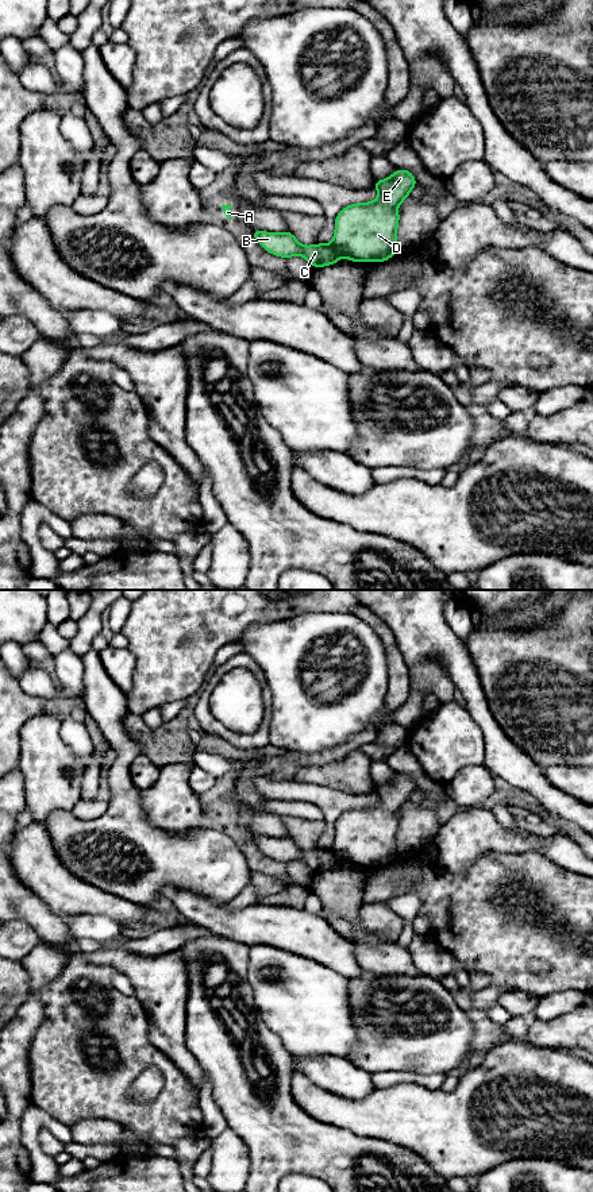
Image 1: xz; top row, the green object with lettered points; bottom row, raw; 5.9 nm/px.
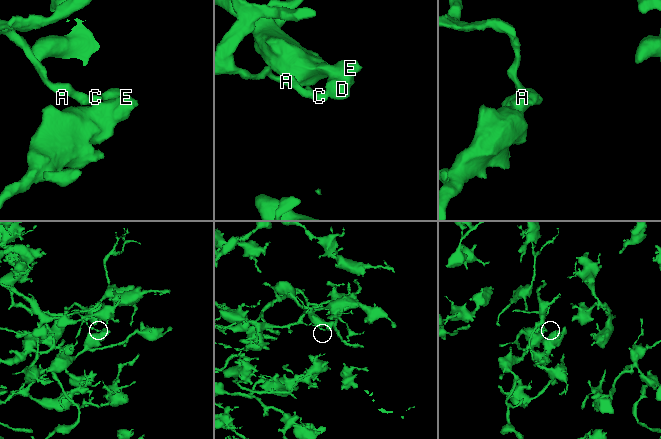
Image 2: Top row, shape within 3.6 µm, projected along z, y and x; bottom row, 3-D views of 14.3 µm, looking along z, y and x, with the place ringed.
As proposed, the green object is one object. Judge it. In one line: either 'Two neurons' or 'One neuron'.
Two neurons

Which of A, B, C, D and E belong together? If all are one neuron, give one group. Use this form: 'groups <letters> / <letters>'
groups A B C / D E

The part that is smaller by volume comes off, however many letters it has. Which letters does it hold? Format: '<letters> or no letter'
A, B, C

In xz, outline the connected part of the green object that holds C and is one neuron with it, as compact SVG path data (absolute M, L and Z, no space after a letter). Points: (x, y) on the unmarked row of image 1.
M253 834L251 841L272 860L285 864L303 860L312 872L335 869L340 863L340 859L334 853L332 849L316 848L304 852L290 836L272 838Z

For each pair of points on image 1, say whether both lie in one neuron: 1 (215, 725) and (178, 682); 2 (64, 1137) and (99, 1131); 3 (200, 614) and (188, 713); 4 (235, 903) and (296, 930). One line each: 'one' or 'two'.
1: two
2: two
3: two
4: two

